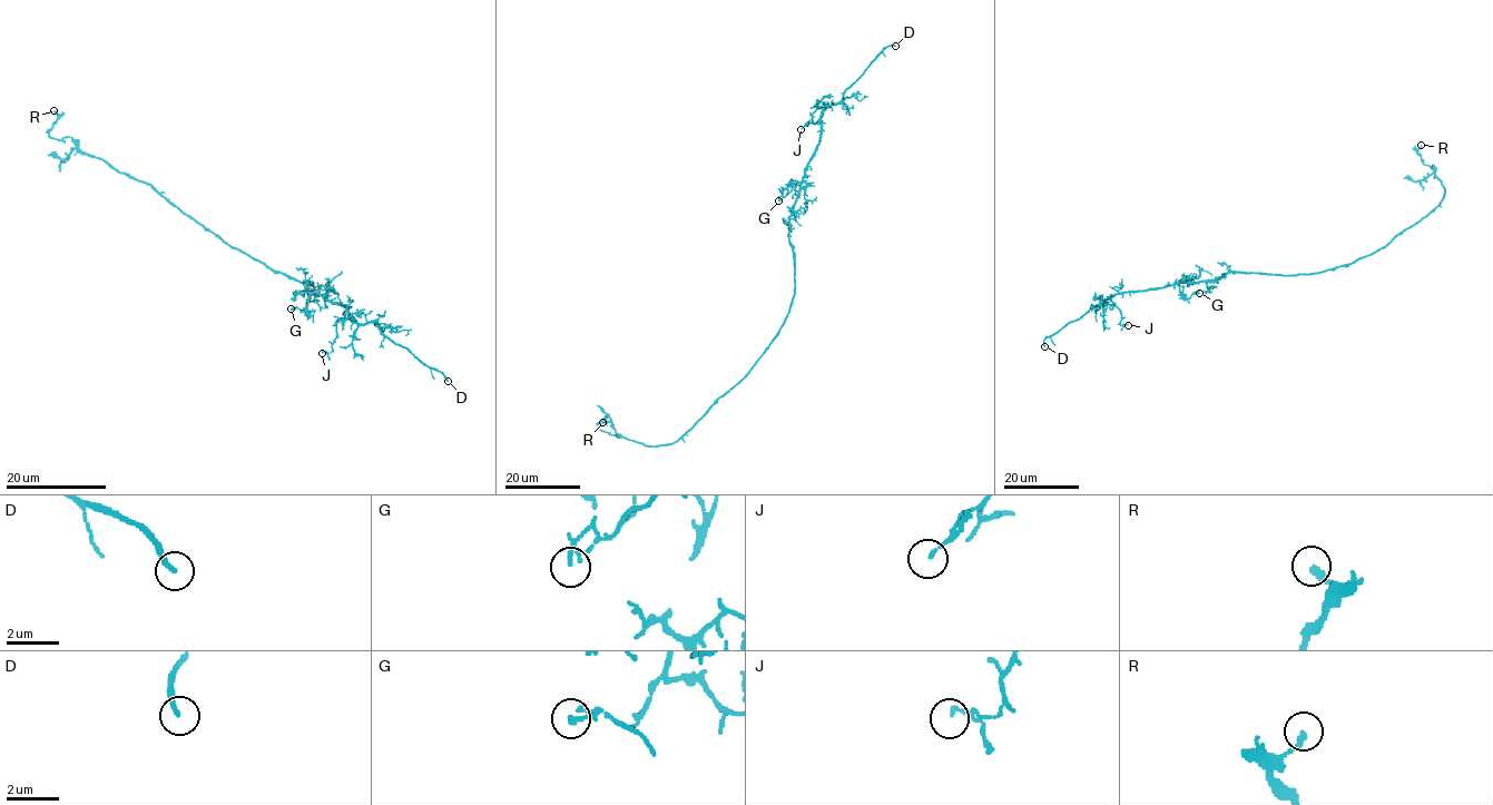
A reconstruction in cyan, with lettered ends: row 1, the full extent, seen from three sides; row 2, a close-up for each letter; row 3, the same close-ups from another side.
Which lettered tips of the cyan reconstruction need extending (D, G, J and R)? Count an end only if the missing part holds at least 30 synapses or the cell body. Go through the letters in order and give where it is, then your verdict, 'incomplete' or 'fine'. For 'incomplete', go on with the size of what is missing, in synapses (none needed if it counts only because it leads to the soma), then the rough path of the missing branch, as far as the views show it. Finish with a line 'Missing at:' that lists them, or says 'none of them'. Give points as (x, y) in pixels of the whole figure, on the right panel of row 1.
D: (1044, 346) | incomplete | (1044, 346), (1043, 354), (1025, 353), (1002, 336), (998, 339)
G: (1199, 293) | fine
J: (1128, 325) | fine
R: (1421, 145) | fine
Missing at: D

